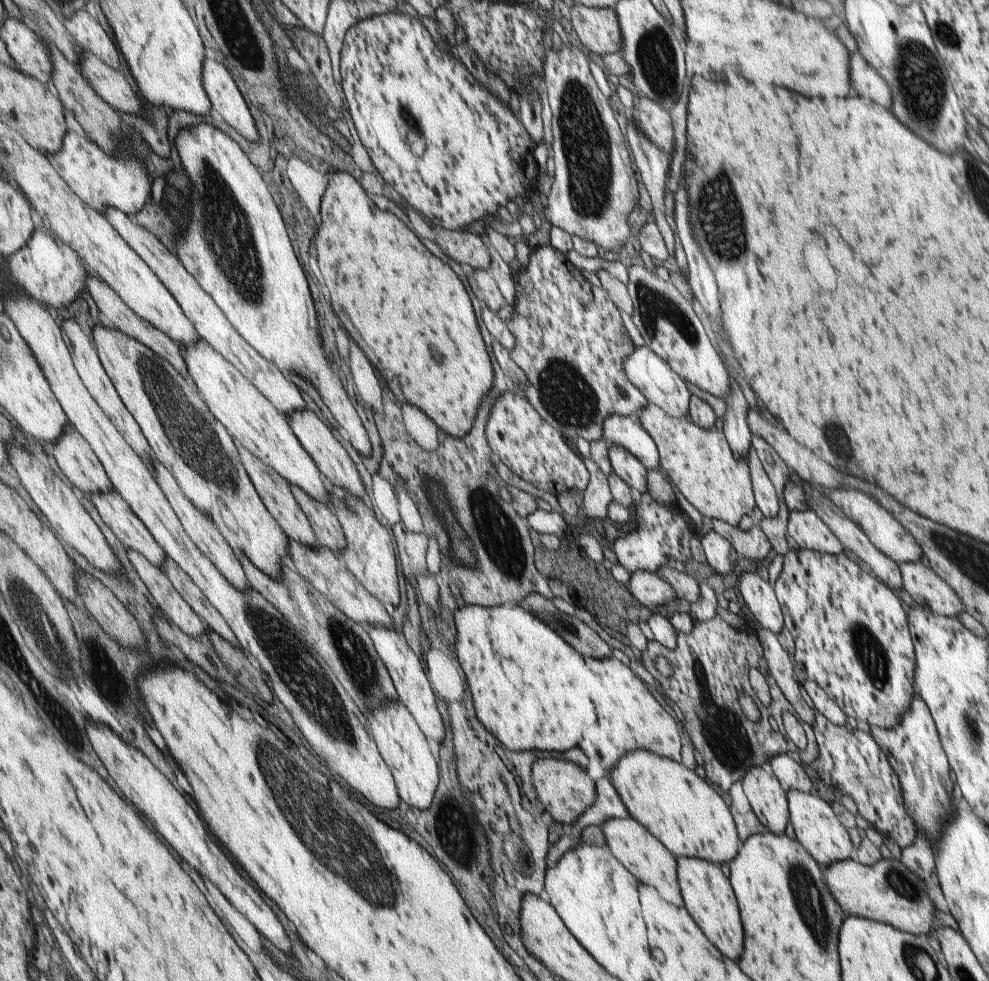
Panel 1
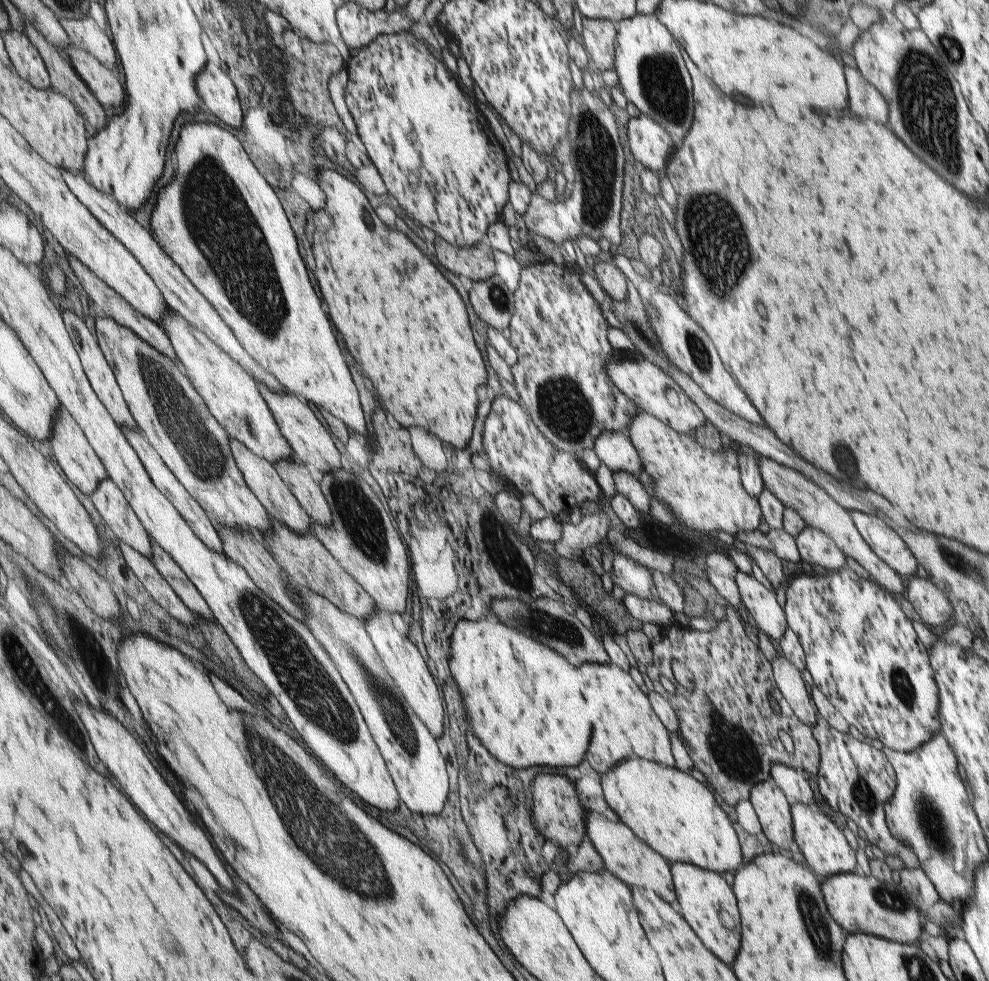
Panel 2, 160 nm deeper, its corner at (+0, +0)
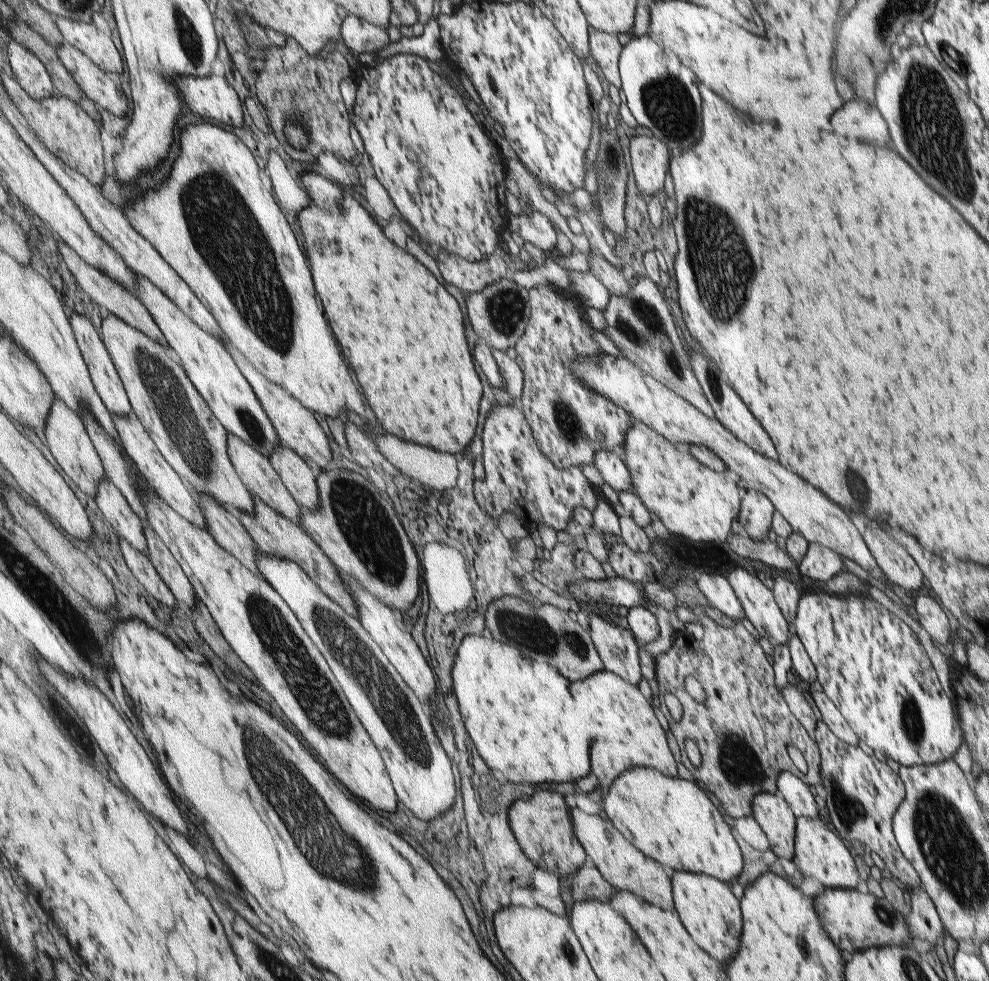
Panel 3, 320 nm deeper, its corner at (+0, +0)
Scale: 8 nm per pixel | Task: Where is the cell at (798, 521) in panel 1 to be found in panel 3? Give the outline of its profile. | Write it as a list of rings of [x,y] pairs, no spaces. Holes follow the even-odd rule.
[[[809,543],[805,556],[801,559],[797,572],[809,580],[821,580],[823,582],[832,579],[838,572],[846,570],[846,565],[832,550],[824,546]]]

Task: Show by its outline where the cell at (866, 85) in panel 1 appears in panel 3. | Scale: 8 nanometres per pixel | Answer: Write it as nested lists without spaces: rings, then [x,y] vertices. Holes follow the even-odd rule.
[[[859,99],[843,104],[843,108],[839,108],[829,122],[833,132],[839,136],[855,138],[879,148],[887,148],[889,144],[889,134],[883,117],[879,116],[875,106],[867,106],[867,103],[859,102]]]

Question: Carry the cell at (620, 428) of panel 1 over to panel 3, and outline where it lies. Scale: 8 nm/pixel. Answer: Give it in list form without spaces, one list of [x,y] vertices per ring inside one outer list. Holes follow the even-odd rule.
[[[599,451],[594,456],[593,465],[601,480],[616,493],[632,491],[632,480],[627,467],[613,451]]]

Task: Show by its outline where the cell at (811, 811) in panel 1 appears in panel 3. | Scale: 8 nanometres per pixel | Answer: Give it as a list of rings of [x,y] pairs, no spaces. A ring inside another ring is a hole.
[[[796,818],[795,856],[793,862],[803,877],[812,876],[825,889],[856,890],[857,866],[843,842],[830,832],[819,818]]]

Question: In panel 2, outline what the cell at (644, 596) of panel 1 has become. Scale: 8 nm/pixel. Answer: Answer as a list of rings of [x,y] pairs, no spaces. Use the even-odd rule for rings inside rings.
[[[624,594],[622,604],[629,616],[641,624],[655,624],[659,628],[670,627],[675,624],[673,612],[663,605],[661,600],[656,603],[635,595]]]

